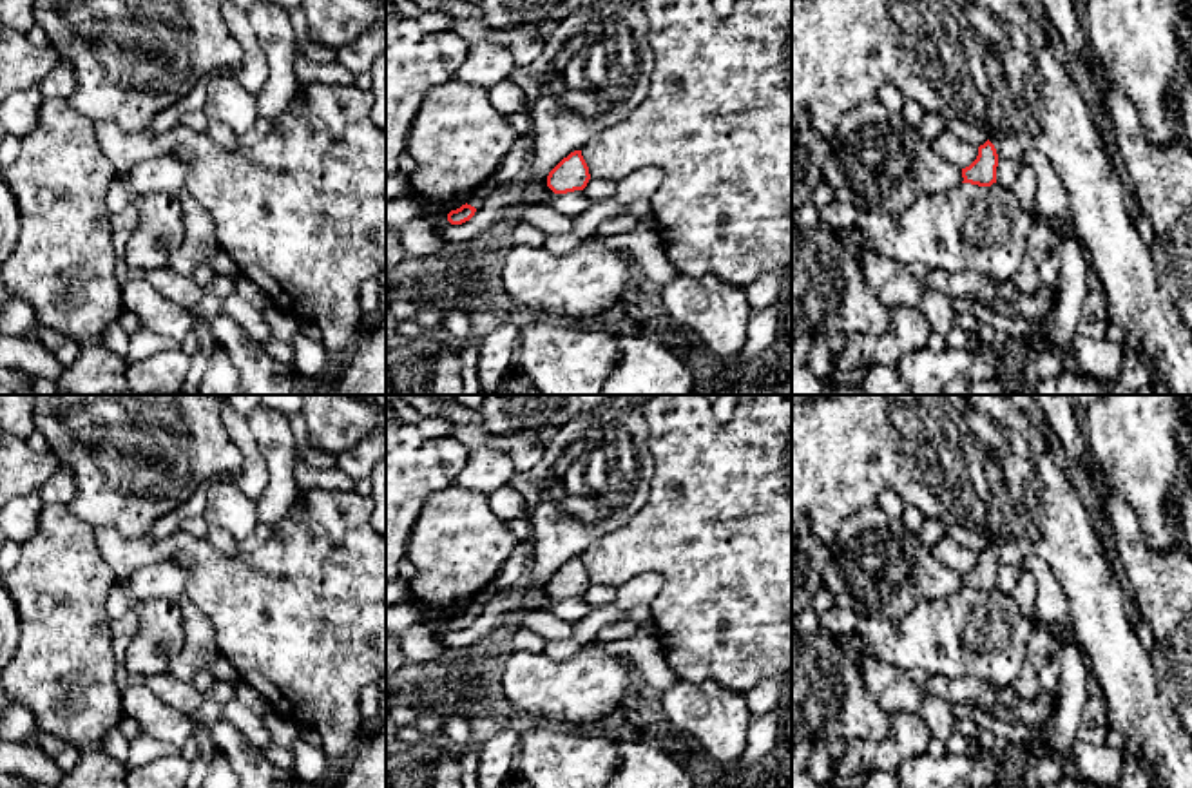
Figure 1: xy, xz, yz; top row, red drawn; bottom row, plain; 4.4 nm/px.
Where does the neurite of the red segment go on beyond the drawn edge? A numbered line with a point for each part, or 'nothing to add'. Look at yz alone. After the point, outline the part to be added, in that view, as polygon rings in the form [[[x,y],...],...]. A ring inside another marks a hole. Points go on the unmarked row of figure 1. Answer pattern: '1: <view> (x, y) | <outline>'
nothing to add

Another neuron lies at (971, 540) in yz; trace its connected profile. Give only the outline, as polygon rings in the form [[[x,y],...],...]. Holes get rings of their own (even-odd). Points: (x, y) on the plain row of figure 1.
[[[951,525],[951,527],[947,529],[947,534],[949,534],[956,543],[964,545],[966,549],[975,551],[976,554],[989,545],[989,542],[987,542],[982,534],[973,533],[973,531],[967,531],[967,529],[962,527],[962,525]]]

